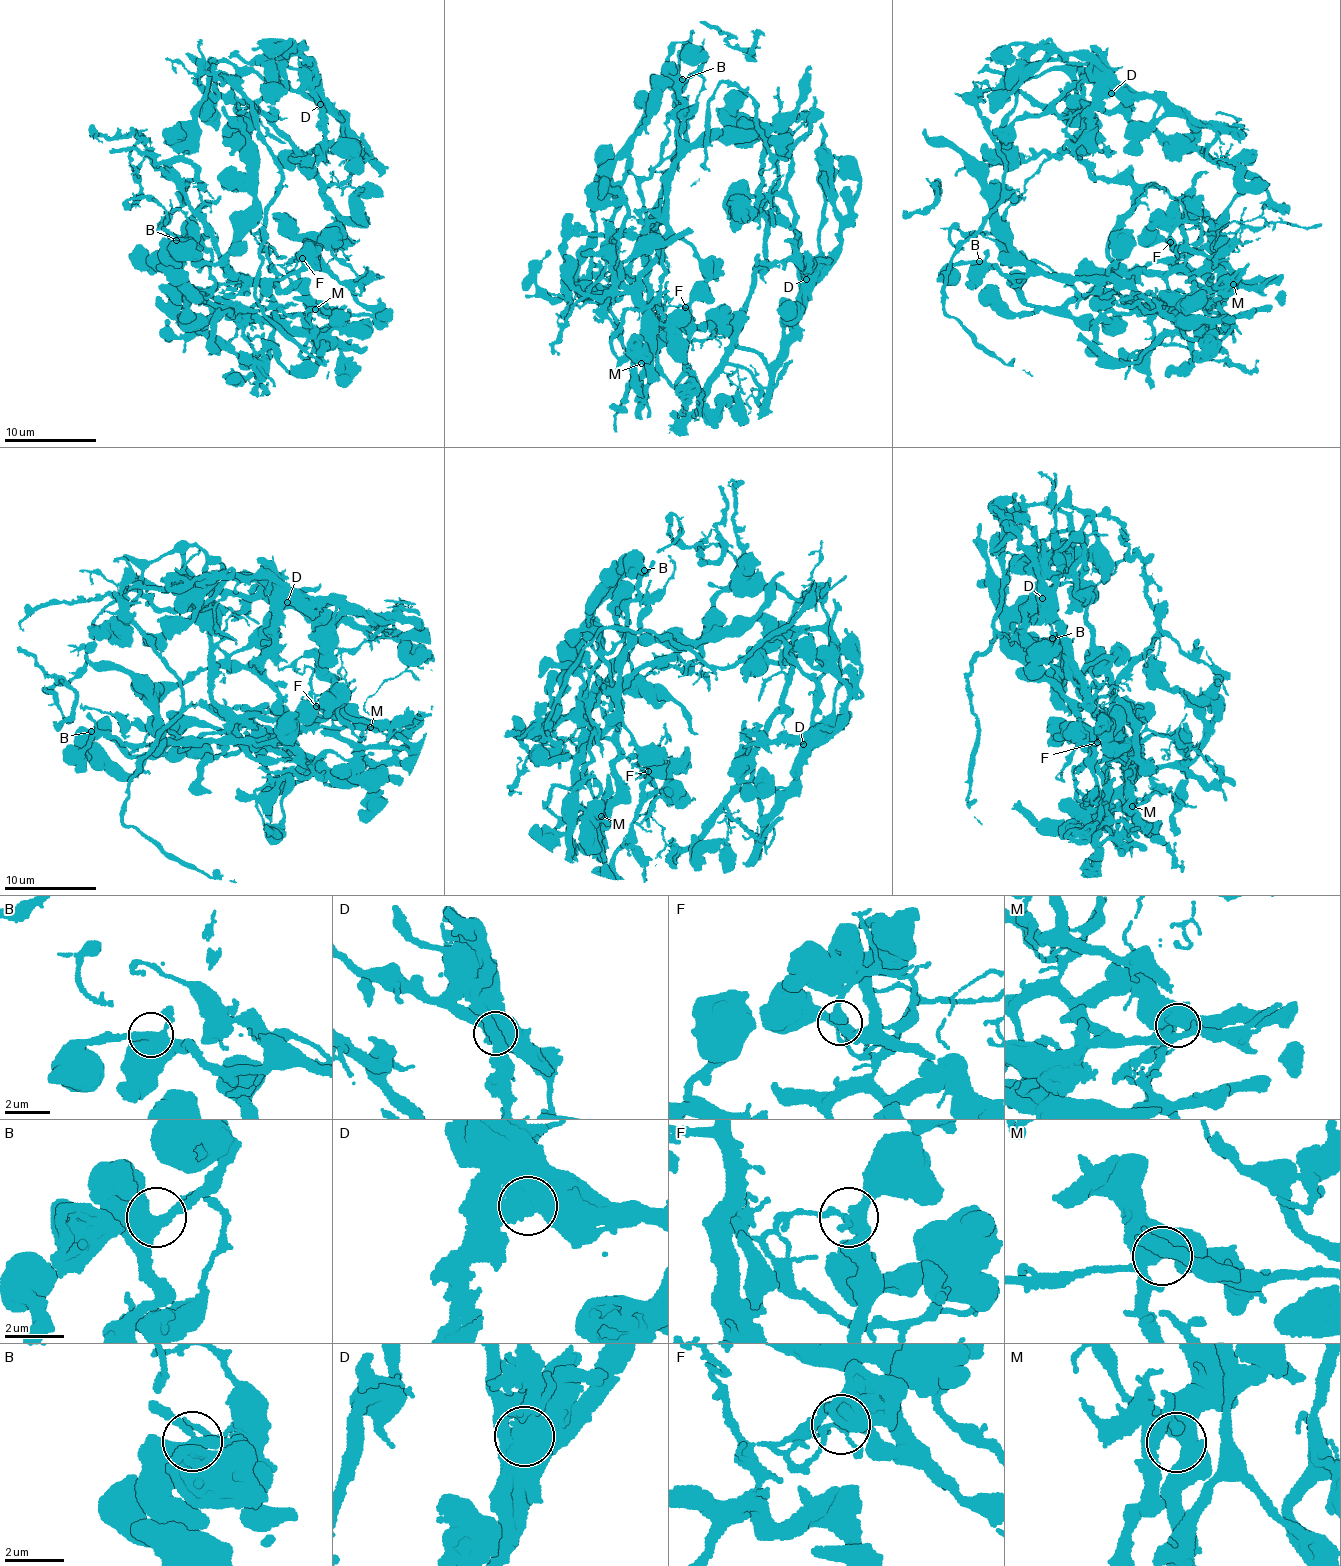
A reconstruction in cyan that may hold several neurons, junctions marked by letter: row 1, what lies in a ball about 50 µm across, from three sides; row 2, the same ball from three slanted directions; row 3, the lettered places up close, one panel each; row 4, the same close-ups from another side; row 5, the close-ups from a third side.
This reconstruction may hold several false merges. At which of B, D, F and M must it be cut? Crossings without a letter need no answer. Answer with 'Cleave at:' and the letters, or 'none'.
Cleave at: F

